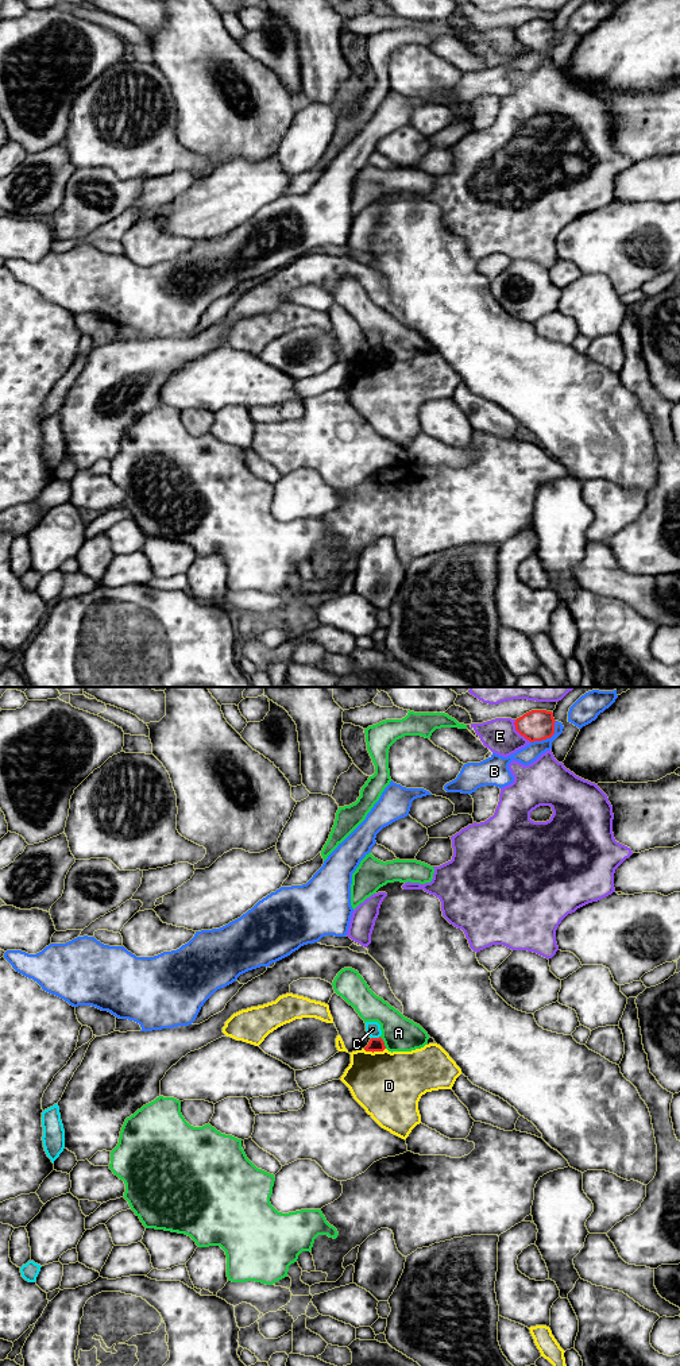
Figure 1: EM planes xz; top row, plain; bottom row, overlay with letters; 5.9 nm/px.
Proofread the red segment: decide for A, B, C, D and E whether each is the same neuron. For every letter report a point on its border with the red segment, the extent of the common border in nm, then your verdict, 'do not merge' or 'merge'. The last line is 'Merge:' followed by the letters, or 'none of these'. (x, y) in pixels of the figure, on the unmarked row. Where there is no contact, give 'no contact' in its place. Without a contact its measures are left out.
A: meets red in xz at (383, 351); contact 80 nm long; do not merge
B: meets red in xz at (548, 46); contact 200 nm long; do not merge
C: meets red in xz at (375, 347); contact 60 nm long; do not merge
D: meets red in xz at (374, 359); contact 140 nm long; do not merge
E: meets red in xz at (518, 41); contact 170 nm long; do not merge
Merge: none of these

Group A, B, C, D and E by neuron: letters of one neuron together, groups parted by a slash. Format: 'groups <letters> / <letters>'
groups A / B / C / D / E

